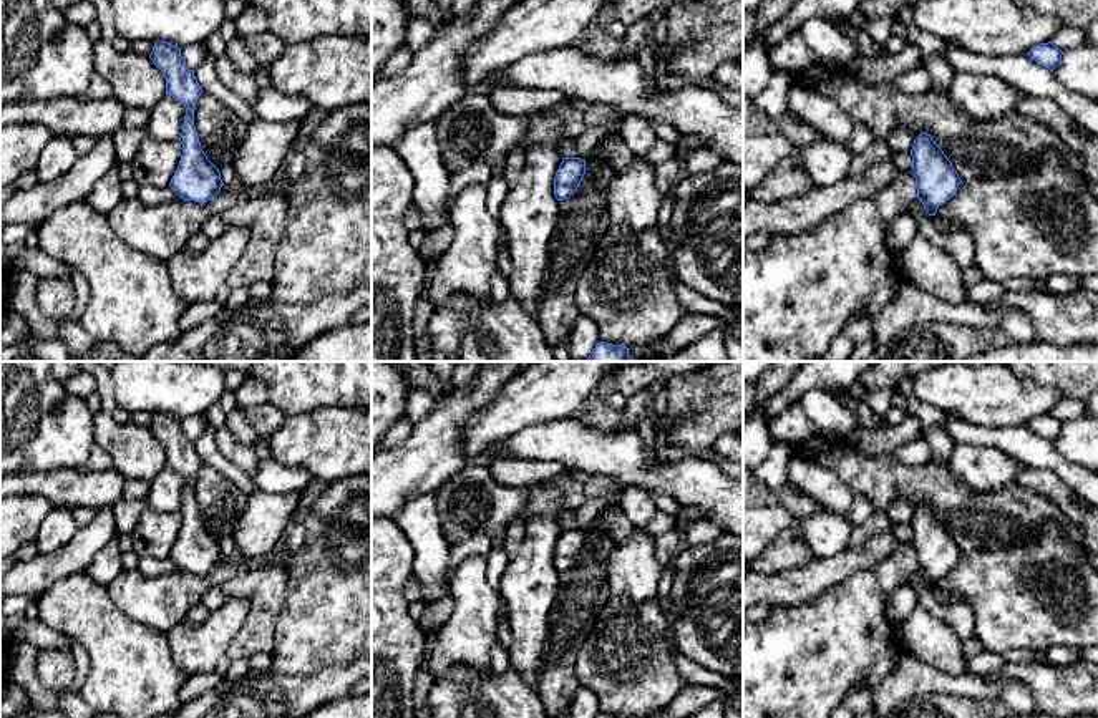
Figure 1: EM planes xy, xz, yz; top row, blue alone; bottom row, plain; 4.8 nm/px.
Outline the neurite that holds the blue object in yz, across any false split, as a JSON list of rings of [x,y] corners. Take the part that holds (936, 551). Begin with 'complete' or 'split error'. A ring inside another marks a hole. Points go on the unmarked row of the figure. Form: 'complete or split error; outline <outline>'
complete; outline [[[927,504],[914,511],[911,527],[917,570],[929,587],[935,587],[937,580],[955,565],[962,551]]]

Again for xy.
complete; outline [[[156,411],[149,426],[166,449],[166,466],[186,479],[181,504],[182,526],[169,559],[184,572],[207,574],[224,557],[219,541],[204,526],[194,497],[194,481],[202,461],[181,428],[181,420]]]

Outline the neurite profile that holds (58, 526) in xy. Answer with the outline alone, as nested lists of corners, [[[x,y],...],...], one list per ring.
[[[53,506],[48,516],[43,519],[35,544],[38,554],[51,554],[66,544],[78,531],[71,512],[65,507]]]

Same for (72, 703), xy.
[[[63,690],[60,693],[60,708],[66,718],[93,718],[93,711],[83,701],[80,691]]]

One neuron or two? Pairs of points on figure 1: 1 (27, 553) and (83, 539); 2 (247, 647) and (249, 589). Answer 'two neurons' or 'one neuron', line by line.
1: two neurons
2: one neuron

